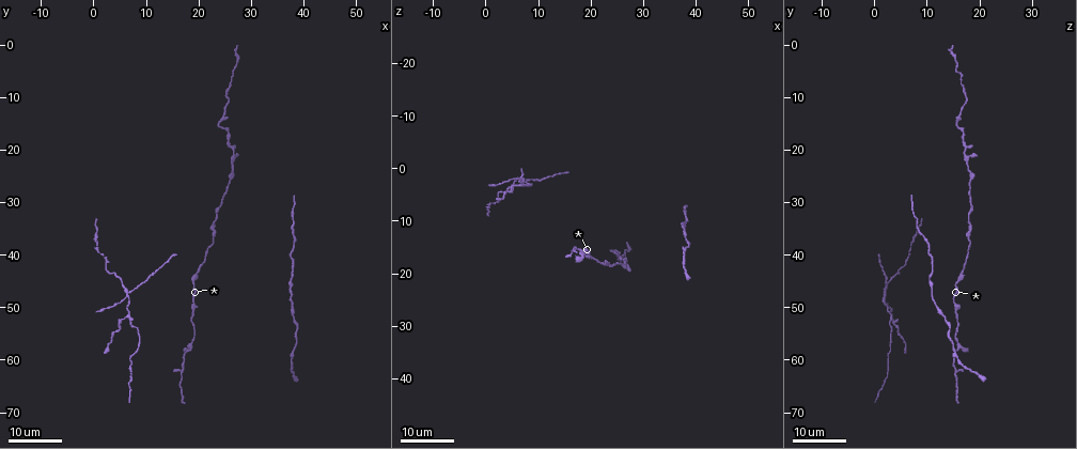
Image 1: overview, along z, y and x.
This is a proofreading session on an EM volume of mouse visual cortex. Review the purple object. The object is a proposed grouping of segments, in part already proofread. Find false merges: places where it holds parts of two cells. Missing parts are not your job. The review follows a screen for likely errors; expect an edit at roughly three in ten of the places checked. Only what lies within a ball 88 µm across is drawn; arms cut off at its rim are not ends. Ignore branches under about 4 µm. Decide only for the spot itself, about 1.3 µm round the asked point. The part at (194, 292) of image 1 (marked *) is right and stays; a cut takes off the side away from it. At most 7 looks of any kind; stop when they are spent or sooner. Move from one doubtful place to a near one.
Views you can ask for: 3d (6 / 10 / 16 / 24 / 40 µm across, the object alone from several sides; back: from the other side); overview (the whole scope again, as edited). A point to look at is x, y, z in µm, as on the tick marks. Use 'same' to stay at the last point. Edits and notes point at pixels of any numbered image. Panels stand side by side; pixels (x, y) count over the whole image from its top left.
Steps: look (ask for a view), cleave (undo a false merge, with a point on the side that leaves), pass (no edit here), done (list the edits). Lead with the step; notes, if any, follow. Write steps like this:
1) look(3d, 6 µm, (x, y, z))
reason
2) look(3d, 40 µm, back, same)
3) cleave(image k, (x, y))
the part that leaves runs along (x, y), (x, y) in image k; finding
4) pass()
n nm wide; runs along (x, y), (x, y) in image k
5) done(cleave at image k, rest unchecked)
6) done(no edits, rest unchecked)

look(3d, 24 µm, (6.5, 47.0, 2.0))
three-way junction

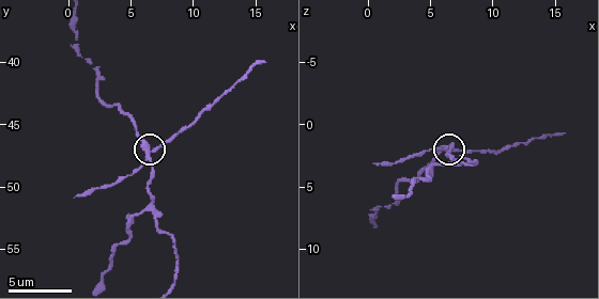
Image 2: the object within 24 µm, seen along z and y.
look(3d, 10 µm, same)

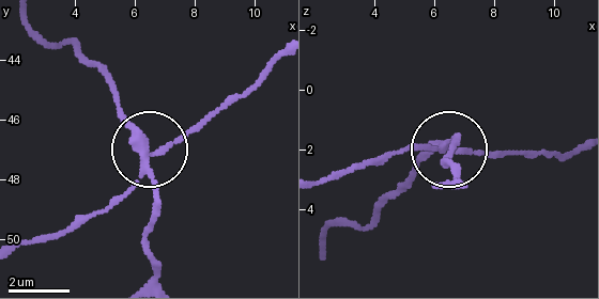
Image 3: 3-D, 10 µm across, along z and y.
cleave(image 3, (118, 204))
side arm 12 µm; the part that leaves runs along (146, 164), (212, 122), (280, 60) in image 3; a second cell is stuck on

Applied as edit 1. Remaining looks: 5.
look(overview)

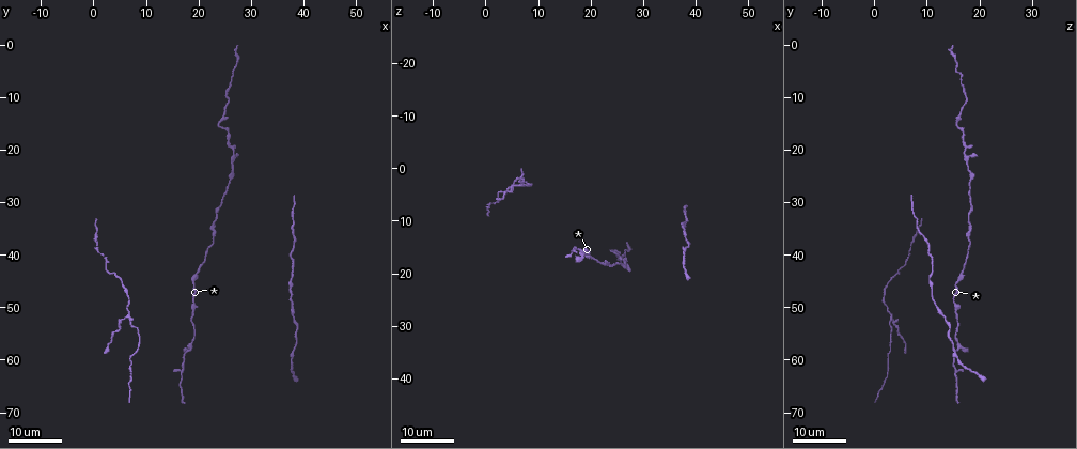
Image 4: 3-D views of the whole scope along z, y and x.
look(3d, 16 µm, (6.0, 52.0, 3.0))
arms part here

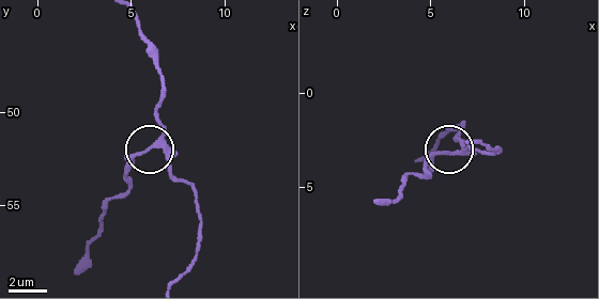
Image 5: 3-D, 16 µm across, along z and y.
look(3d, 10 µm, (6.2, 52.0, 3.3))
closer look

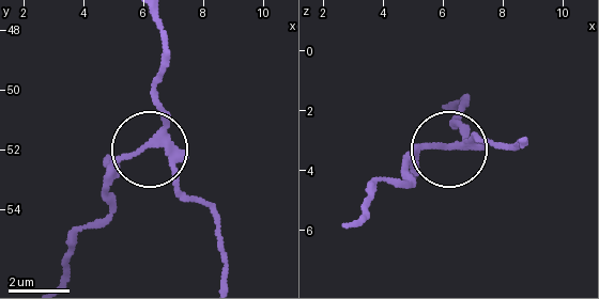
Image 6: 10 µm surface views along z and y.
cleave(image 6, (126, 158))
3 arms; the part that leaves runs along (164, 140), (121, 163), (106, 215), (82, 232), (62, 278) in image 6; two cells meet here

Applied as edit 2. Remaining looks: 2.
done(cleave at image 3, cleave at image 6, rest unchecked)

